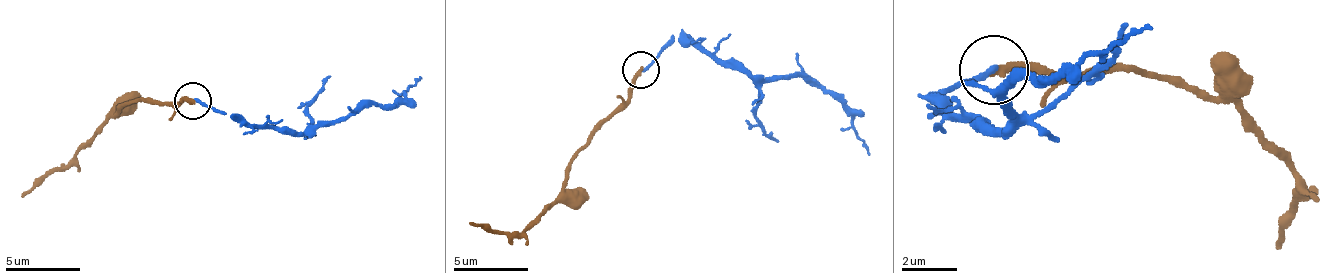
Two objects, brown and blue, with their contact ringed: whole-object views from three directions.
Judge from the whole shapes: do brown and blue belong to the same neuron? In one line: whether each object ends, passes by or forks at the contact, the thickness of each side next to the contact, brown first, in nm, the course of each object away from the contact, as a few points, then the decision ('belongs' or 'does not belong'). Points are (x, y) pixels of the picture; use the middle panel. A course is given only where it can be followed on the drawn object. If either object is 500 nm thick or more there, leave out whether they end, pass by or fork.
brown ends; blue ends; calibres 320 and 200 nm; course brown (642, 70), (630, 97), (582, 149), (563, 193), (519, 234), (493, 234), (470, 223); course blue (642, 70), (675, 41), (694, 41), (720, 59), (738, 59), (764, 78), (820, 82), (835, 97), (869, 156); does not belong

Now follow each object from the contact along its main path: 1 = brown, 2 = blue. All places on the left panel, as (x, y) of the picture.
1: (194, 99), (134, 99), (71, 159), (45, 174), (22, 196)
2: (194, 99), (272, 129), (316, 129), (372, 107), (387, 107), (421, 77)

